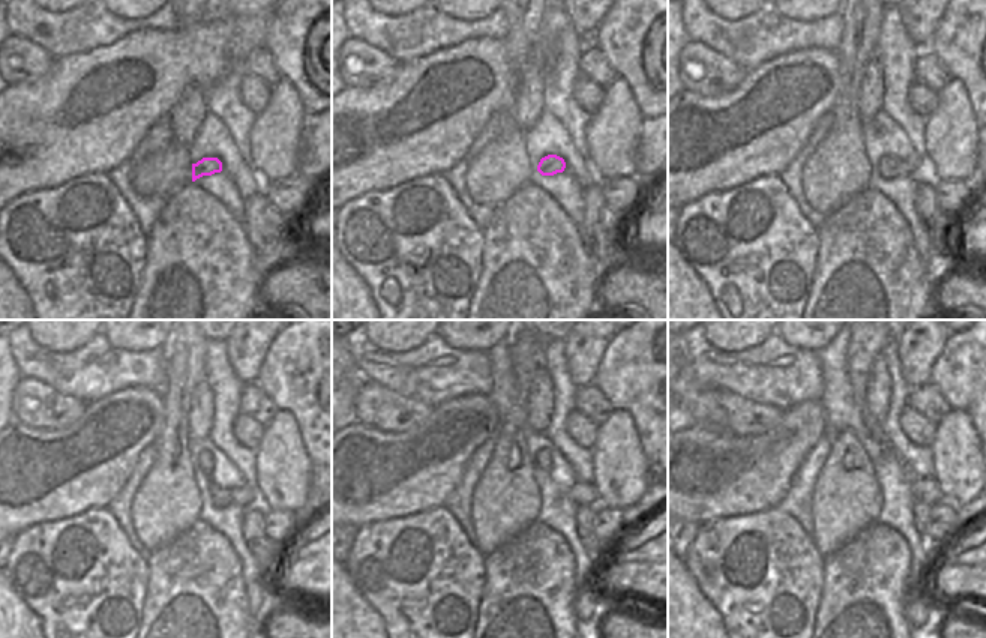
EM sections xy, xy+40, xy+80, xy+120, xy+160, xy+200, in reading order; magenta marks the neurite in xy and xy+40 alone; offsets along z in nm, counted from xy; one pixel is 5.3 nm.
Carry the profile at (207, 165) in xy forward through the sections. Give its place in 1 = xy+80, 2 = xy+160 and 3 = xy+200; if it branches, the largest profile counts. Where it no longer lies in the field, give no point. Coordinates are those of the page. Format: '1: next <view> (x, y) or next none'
1: next xy+80 (890, 165)
2: next xy+160 (584, 494)
3: next xy+200 (928, 491)

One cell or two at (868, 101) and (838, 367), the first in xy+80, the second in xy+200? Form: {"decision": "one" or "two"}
{"decision": "two"}

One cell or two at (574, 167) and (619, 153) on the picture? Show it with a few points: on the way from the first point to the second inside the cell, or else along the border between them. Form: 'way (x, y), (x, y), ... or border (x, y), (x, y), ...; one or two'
border (589, 156), (593, 170), (602, 179); two

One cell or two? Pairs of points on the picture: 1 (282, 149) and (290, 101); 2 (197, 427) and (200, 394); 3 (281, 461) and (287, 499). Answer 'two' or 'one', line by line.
1: one
2: one
3: one

